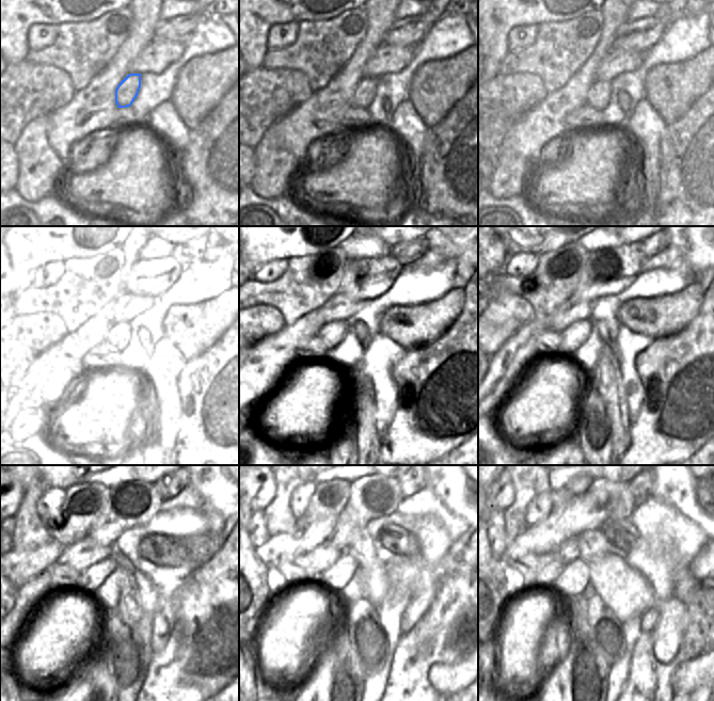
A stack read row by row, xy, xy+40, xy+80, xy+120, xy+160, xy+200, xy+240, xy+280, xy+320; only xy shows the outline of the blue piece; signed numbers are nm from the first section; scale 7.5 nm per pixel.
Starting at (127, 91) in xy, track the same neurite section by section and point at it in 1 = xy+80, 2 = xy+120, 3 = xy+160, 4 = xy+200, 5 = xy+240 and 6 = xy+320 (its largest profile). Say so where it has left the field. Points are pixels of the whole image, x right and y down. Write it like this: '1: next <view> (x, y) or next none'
1: next xy+80 (599, 95)
2: next xy+120 (118, 335)
3: next xy+160 (348, 335)
4: next xy+200 (582, 340)
5: next xy+240 (101, 579)
6: next xy+320 (573, 580)

